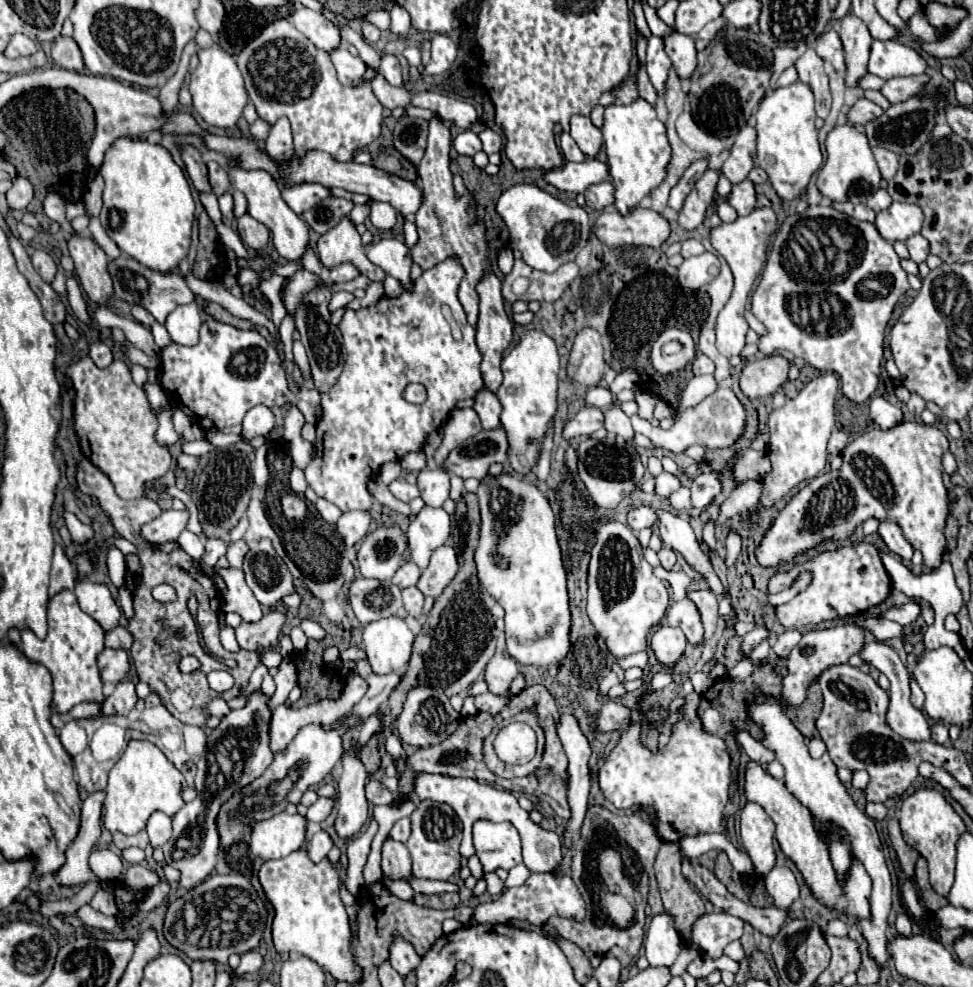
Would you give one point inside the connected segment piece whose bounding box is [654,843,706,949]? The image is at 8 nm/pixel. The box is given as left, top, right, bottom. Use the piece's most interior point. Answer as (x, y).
(681, 902)

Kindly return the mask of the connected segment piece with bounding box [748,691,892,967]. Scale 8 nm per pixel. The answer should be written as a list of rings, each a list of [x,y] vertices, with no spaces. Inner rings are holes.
[[[754,693],[754,701],[748,703],[748,713],[750,717],[762,725],[764,731],[764,745],[768,749],[772,749],[778,757],[778,761],[784,765],[786,769],[786,789],[810,811],[812,821],[814,821],[814,829],[818,833],[822,833],[824,825],[832,827],[832,829],[842,829],[844,835],[836,835],[836,837],[824,837],[822,841],[828,845],[828,853],[830,853],[830,861],[832,867],[836,871],[838,881],[844,881],[852,861],[860,861],[864,865],[864,869],[868,871],[868,875],[872,877],[872,893],[870,893],[870,917],[868,919],[860,919],[858,927],[862,929],[864,939],[868,941],[868,953],[870,957],[884,967],[886,961],[890,959],[890,939],[888,939],[888,913],[890,913],[890,893],[892,893],[892,883],[890,883],[890,873],[886,867],[886,859],[882,853],[882,843],[878,839],[878,831],[874,827],[874,821],[862,813],[854,801],[850,799],[850,795],[846,793],[844,785],[840,783],[838,775],[836,775],[836,765],[832,763],[832,759],[826,751],[820,759],[813,759],[808,753],[808,747],[804,745],[804,737],[800,735],[800,731],[796,731],[796,727],[792,727],[792,723],[788,723],[788,719],[784,719],[784,711],[780,711],[780,707],[776,707],[776,703],[772,703],[772,699],[768,699],[766,695]]]

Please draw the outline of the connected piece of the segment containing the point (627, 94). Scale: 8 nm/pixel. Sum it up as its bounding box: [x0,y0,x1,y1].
[600,75,638,105]

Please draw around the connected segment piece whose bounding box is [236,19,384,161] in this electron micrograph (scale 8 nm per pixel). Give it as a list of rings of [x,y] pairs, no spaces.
[[[278,19],[268,23],[258,37],[254,37],[246,47],[236,55],[238,69],[244,77],[244,85],[248,91],[250,101],[254,103],[258,117],[266,121],[268,125],[274,125],[280,117],[288,117],[292,123],[292,135],[294,135],[294,151],[298,157],[304,157],[306,151],[318,149],[330,153],[336,161],[350,161],[354,157],[354,151],[366,147],[380,135],[380,123],[382,123],[382,103],[372,93],[370,81],[376,75],[372,67],[366,67],[364,83],[356,87],[346,87],[336,79],[336,69],[332,67],[332,61],[328,59],[328,53],[312,45],[288,19]]]

